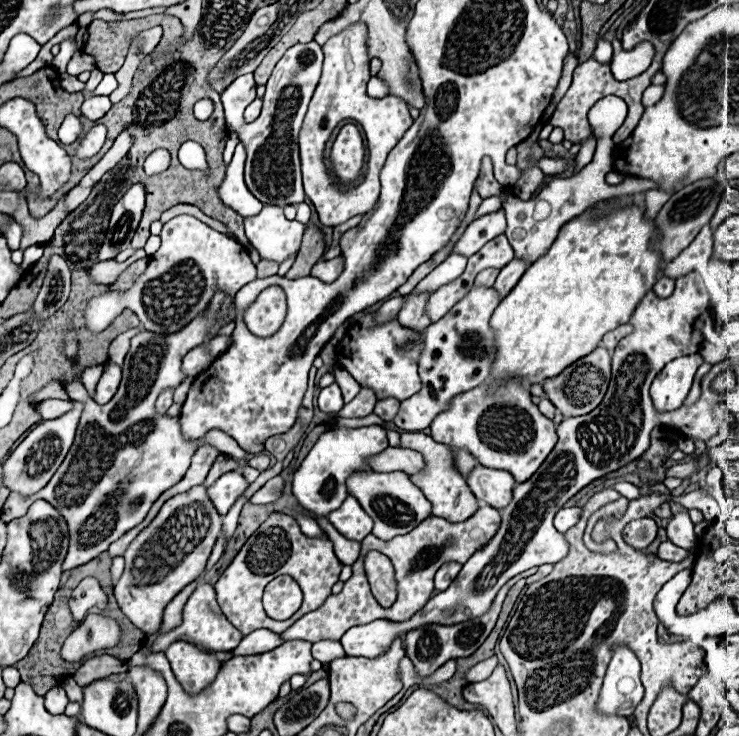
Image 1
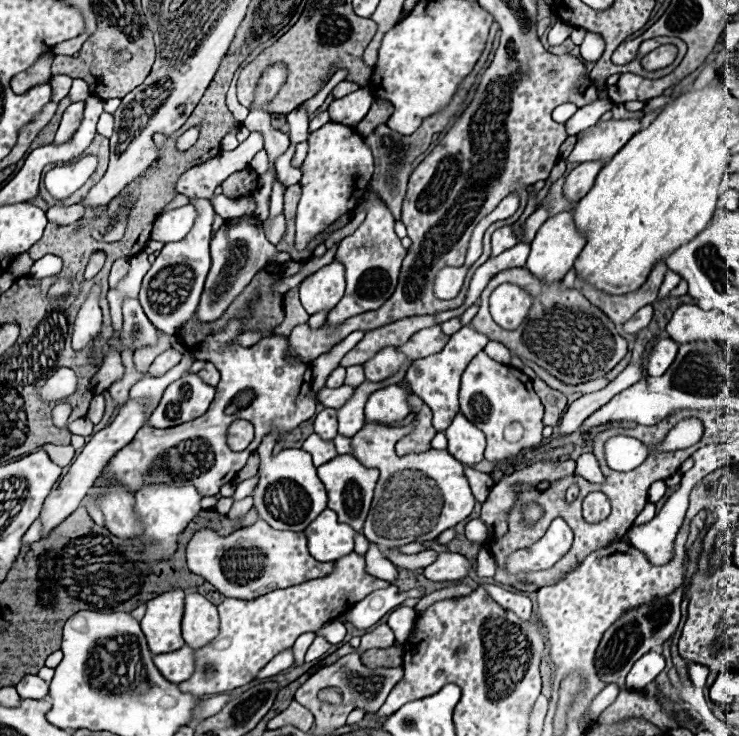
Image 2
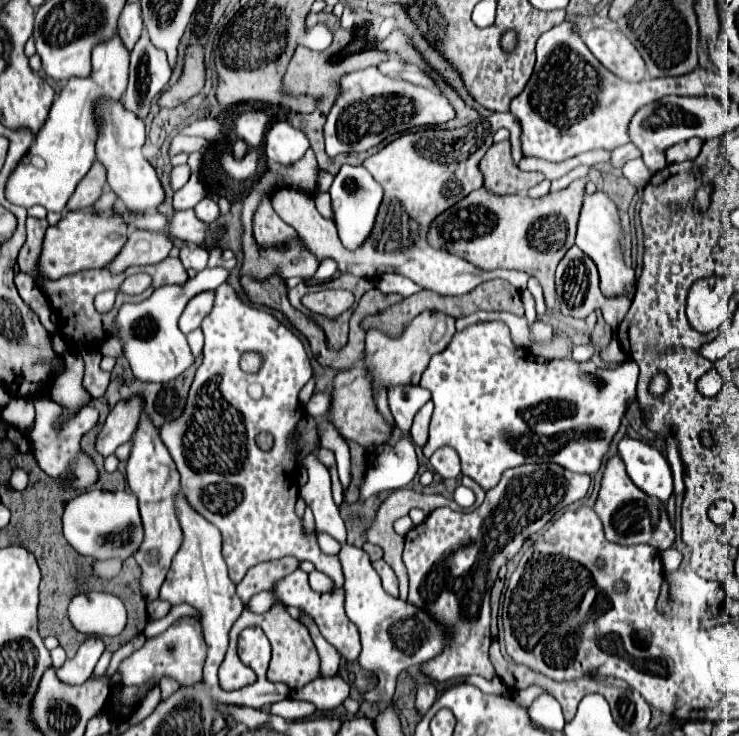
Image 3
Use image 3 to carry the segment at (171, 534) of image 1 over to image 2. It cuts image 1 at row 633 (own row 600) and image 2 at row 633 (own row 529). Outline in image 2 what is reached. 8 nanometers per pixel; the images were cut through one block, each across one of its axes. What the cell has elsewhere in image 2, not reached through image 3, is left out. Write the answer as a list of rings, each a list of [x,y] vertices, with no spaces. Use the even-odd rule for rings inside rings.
[[[180,588],[168,590],[148,600],[148,608],[144,618],[140,620],[140,626],[152,654],[174,652],[176,648],[182,648],[186,644],[180,634],[182,612],[184,592]]]

